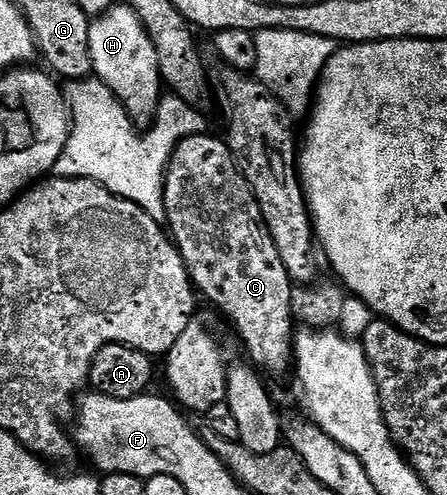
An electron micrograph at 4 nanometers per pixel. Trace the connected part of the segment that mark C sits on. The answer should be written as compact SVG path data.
M201 134L198 136L187 136L174 150L174 154L168 163L168 170L164 173L164 220L167 231L174 241L176 248L180 251L180 256L188 266L188 276L192 280L192 286L201 297L204 296L236 327L236 332L240 335L240 340L244 343L246 351L252 355L251 363L255 365L261 373L273 372L280 376L284 371L291 369L294 364L294 321L292 319L292 307L290 298L294 287L290 274L286 274L286 265L278 255L278 246L274 246L274 238L270 238L270 230L266 230L266 222L258 202L254 198L254 190L250 190L250 182L238 170L234 162L234 154L228 149L227 139L216 136Z

